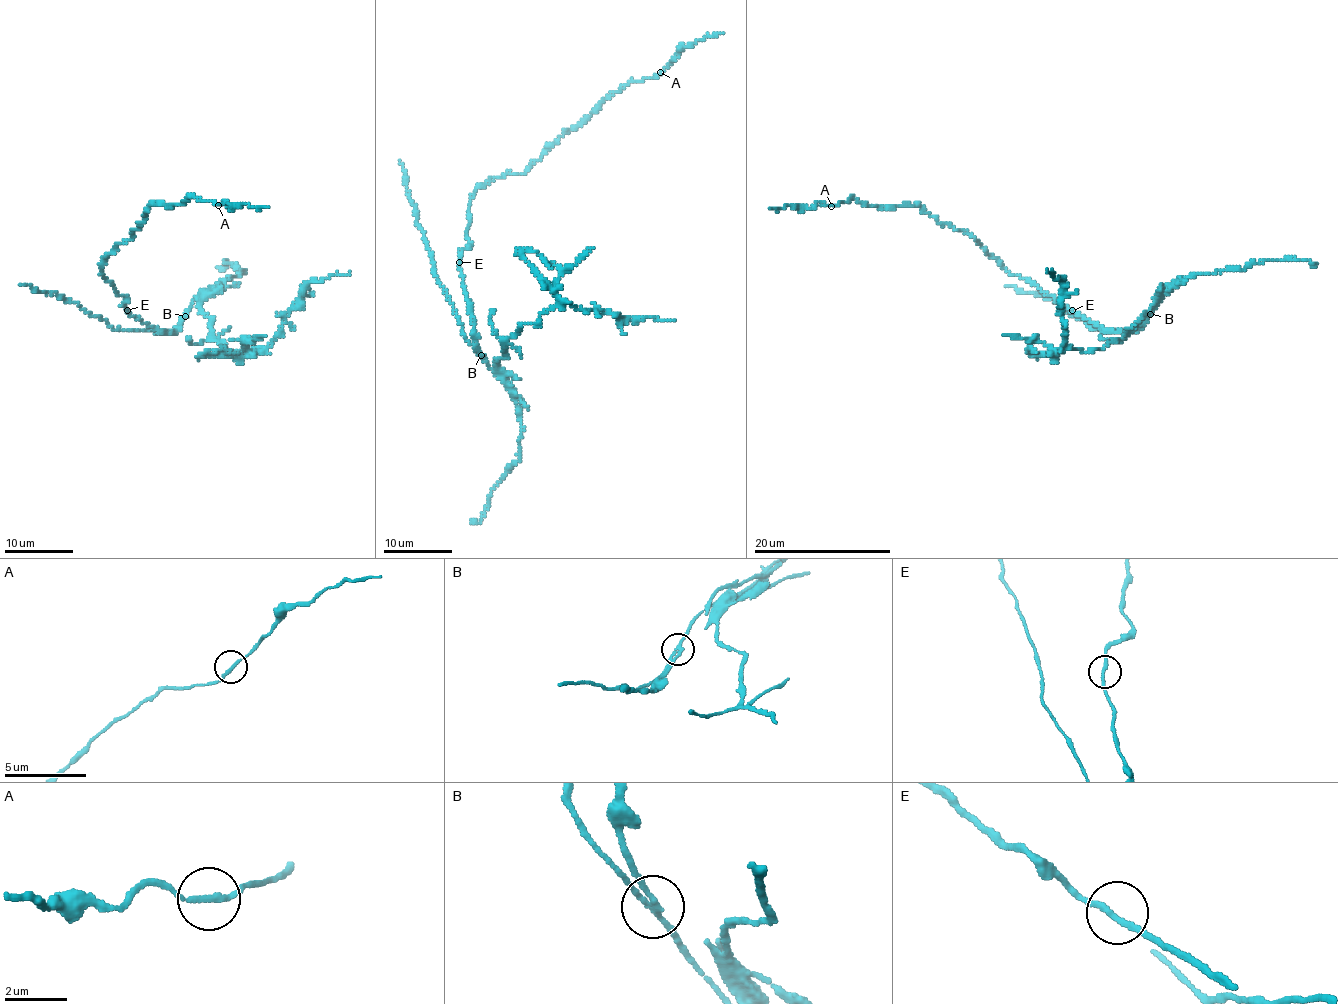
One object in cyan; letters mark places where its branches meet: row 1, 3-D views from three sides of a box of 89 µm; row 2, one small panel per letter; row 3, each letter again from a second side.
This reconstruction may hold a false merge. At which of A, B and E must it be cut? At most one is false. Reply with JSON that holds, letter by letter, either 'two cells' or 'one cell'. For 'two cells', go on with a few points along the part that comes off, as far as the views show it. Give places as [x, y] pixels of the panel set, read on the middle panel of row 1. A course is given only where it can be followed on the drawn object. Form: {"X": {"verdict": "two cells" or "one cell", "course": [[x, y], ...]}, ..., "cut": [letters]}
{"A": {"verdict": "one cell"}, "B": {"verdict": "two cells", "course": [[481, 356], [494, 371], [505, 355], [503, 348], [524, 324], [537, 324], [544, 310], [563, 304], [675, 321]]}, "E": {"verdict": "one cell"}, "cut": ["B"]}

